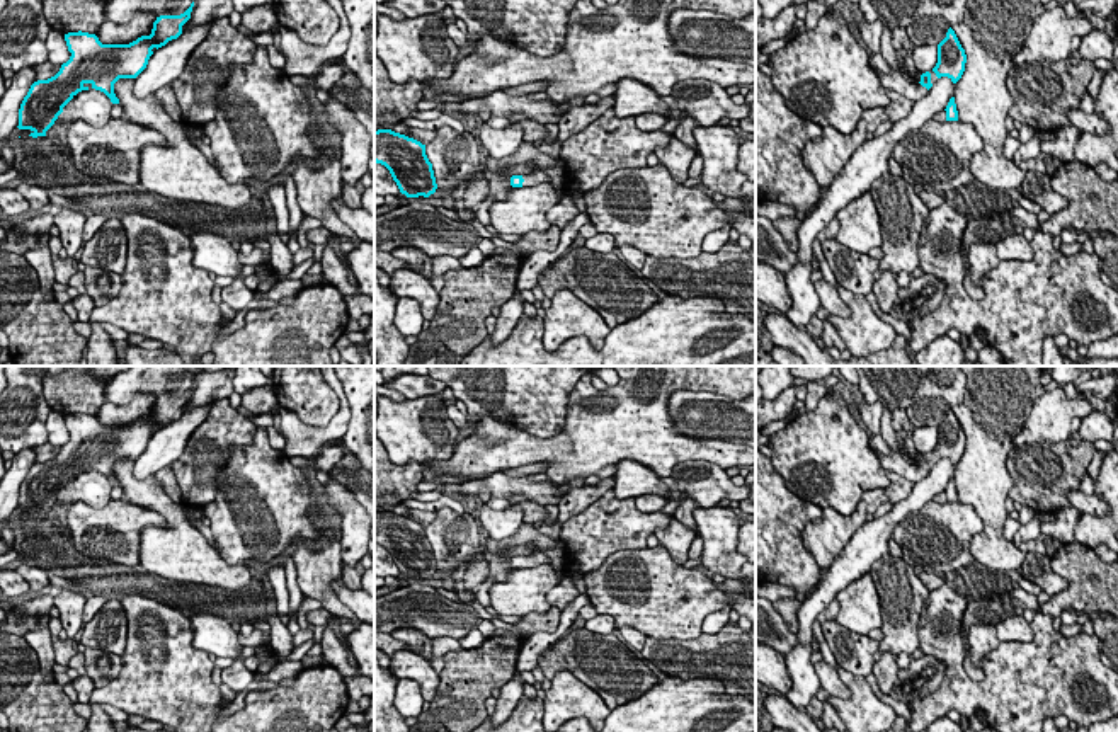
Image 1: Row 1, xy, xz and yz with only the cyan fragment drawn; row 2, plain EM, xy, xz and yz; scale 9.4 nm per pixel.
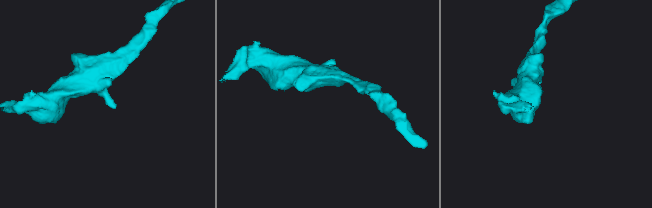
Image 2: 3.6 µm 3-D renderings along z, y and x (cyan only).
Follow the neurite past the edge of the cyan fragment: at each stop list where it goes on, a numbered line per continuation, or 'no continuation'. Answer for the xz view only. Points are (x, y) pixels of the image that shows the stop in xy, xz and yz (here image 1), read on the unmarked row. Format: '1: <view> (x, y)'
1: xz (535, 560)

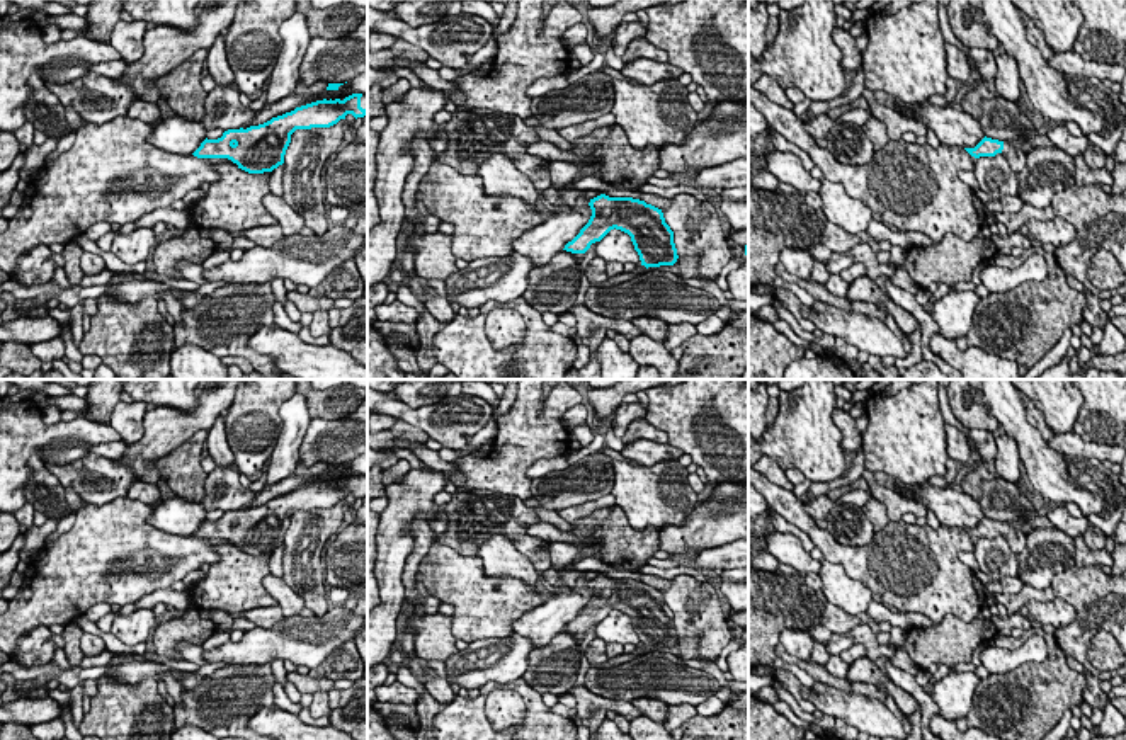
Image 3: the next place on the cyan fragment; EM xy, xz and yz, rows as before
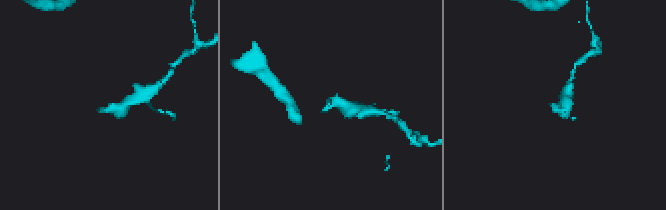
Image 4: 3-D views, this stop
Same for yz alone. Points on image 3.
1: yz (1016, 538)

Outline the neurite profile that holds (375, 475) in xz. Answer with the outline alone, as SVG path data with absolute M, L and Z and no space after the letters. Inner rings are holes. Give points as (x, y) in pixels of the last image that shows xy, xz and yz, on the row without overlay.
M374 464L367 471L367 502L378 498L378 497L388 497L386 495L386 487L383 485L383 471L386 468Z

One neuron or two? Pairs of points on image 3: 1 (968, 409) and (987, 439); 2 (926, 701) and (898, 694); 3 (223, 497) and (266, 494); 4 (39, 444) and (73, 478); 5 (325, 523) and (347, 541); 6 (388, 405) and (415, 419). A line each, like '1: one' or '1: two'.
1: two
2: two
3: one
4: two
5: two
6: one

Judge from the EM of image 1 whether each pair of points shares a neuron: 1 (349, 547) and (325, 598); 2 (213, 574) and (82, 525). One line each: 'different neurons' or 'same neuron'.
1: different neurons
2: different neurons

